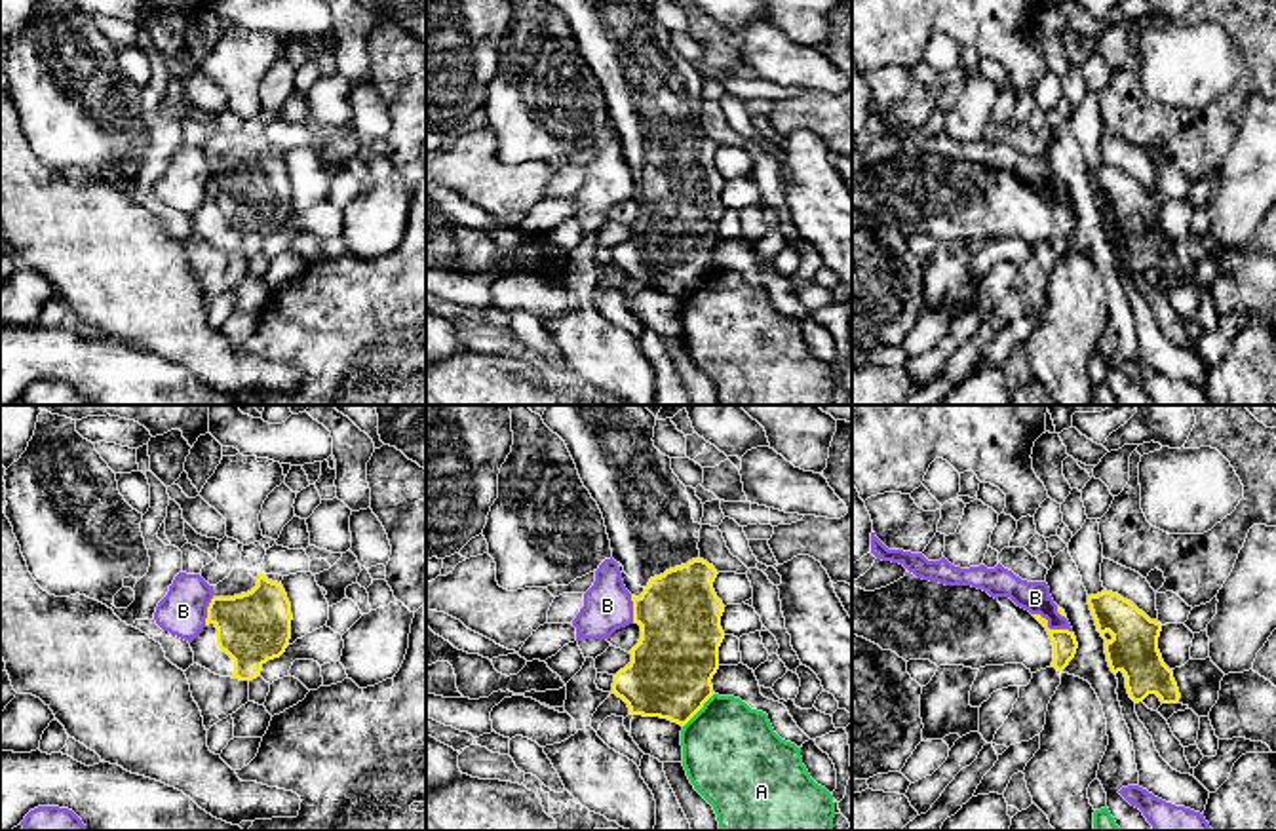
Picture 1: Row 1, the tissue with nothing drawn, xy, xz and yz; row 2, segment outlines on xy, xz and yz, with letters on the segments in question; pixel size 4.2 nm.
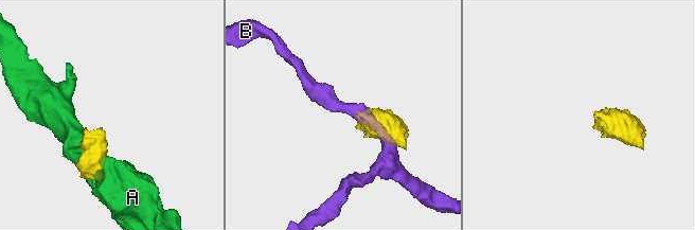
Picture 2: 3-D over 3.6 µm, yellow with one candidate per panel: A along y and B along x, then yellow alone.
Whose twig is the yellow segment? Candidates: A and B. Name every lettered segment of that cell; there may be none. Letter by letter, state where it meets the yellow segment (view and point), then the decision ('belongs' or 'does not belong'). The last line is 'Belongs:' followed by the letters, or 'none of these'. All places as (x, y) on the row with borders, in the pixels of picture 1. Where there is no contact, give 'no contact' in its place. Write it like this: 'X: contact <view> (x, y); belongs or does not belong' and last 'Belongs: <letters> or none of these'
A: contact xz (700, 708); does not belong
B: contact yz (1048, 628); does not belong
Belongs: none of these

